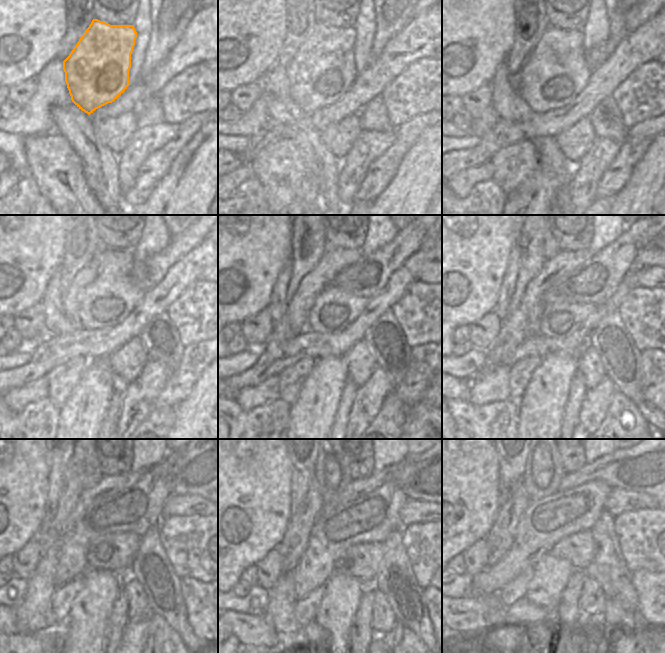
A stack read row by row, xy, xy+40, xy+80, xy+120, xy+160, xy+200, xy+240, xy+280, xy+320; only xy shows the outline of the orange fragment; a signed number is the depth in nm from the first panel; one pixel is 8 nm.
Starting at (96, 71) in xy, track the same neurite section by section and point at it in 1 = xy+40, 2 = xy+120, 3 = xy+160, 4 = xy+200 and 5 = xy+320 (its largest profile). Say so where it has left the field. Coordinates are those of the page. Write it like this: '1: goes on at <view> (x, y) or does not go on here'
1: goes on at xy+40 (323, 69)
2: goes on at xy+120 (105, 303)
3: goes on at xy+160 (334, 310)
4: goes on at xy+200 (561, 317)
5: goes on at xy+320 (591, 554)

